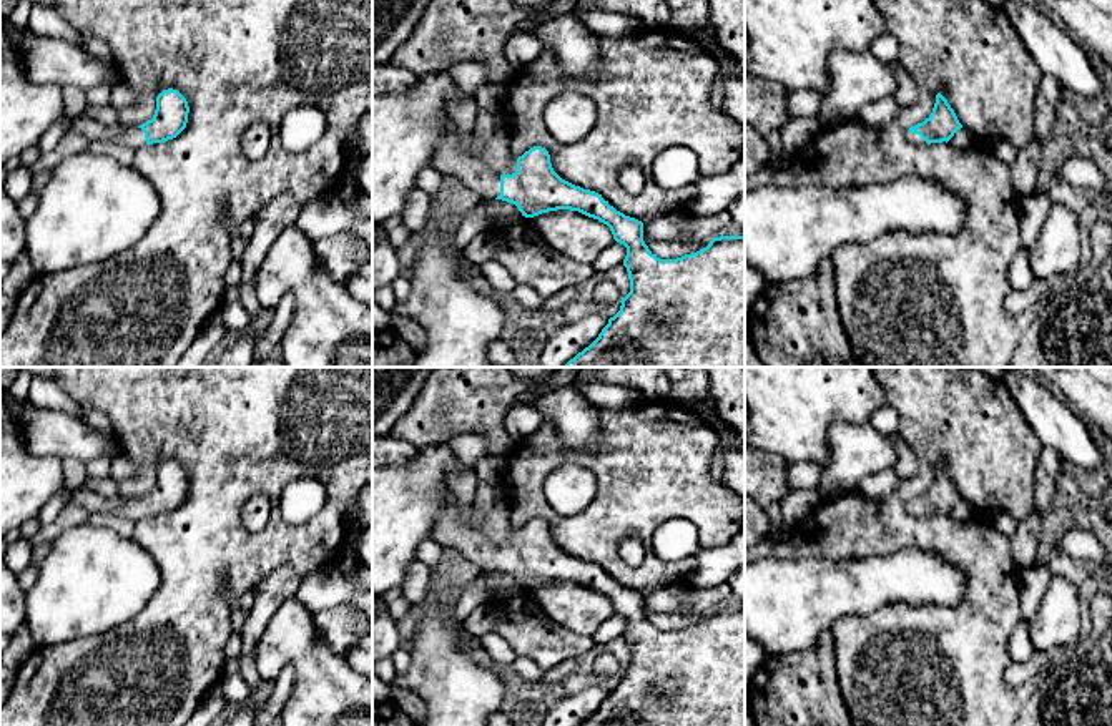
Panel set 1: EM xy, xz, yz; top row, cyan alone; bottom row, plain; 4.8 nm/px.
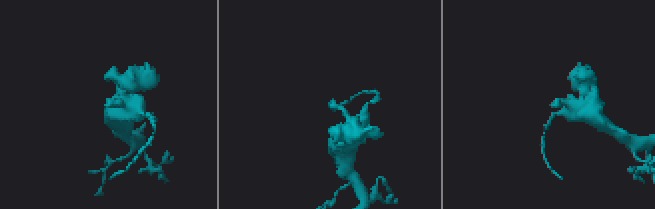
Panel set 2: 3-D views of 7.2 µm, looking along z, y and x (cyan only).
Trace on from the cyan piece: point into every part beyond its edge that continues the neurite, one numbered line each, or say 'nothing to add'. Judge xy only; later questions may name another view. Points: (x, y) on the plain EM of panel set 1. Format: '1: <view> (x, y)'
1: xy (135, 509)

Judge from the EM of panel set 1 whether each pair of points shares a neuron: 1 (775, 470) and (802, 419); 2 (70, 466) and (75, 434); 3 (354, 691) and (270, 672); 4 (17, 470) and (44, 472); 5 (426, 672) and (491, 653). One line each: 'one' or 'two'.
1: two
2: two
3: one
4: one
5: two

